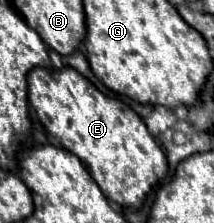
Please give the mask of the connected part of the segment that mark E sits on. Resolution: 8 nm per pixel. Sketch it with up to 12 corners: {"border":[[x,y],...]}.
{"border":[[73,67],[29,103],[103,195],[139,207],[167,173],[143,119]]}

